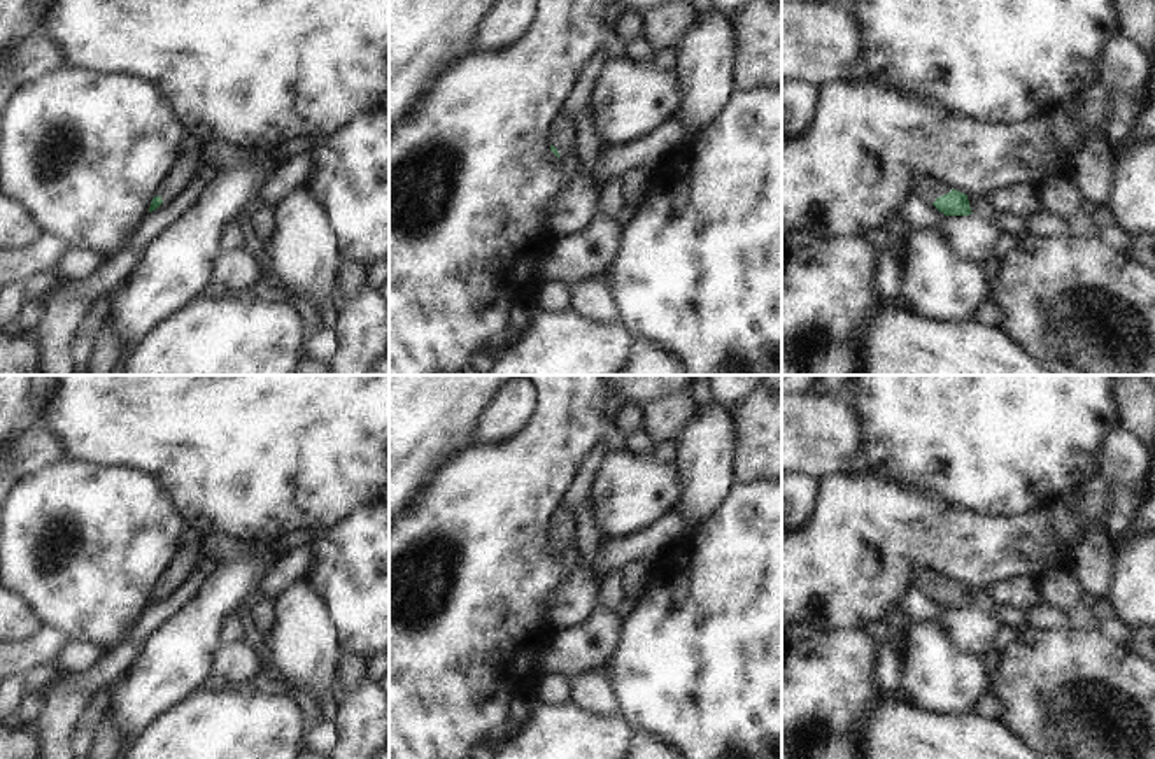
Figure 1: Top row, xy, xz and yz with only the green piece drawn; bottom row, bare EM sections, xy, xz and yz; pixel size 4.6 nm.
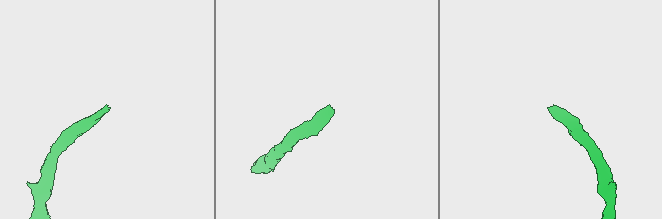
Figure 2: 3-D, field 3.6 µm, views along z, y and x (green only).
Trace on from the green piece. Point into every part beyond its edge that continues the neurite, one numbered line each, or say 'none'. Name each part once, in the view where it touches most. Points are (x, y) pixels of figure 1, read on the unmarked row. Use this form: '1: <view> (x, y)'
1: yz (928, 581)

